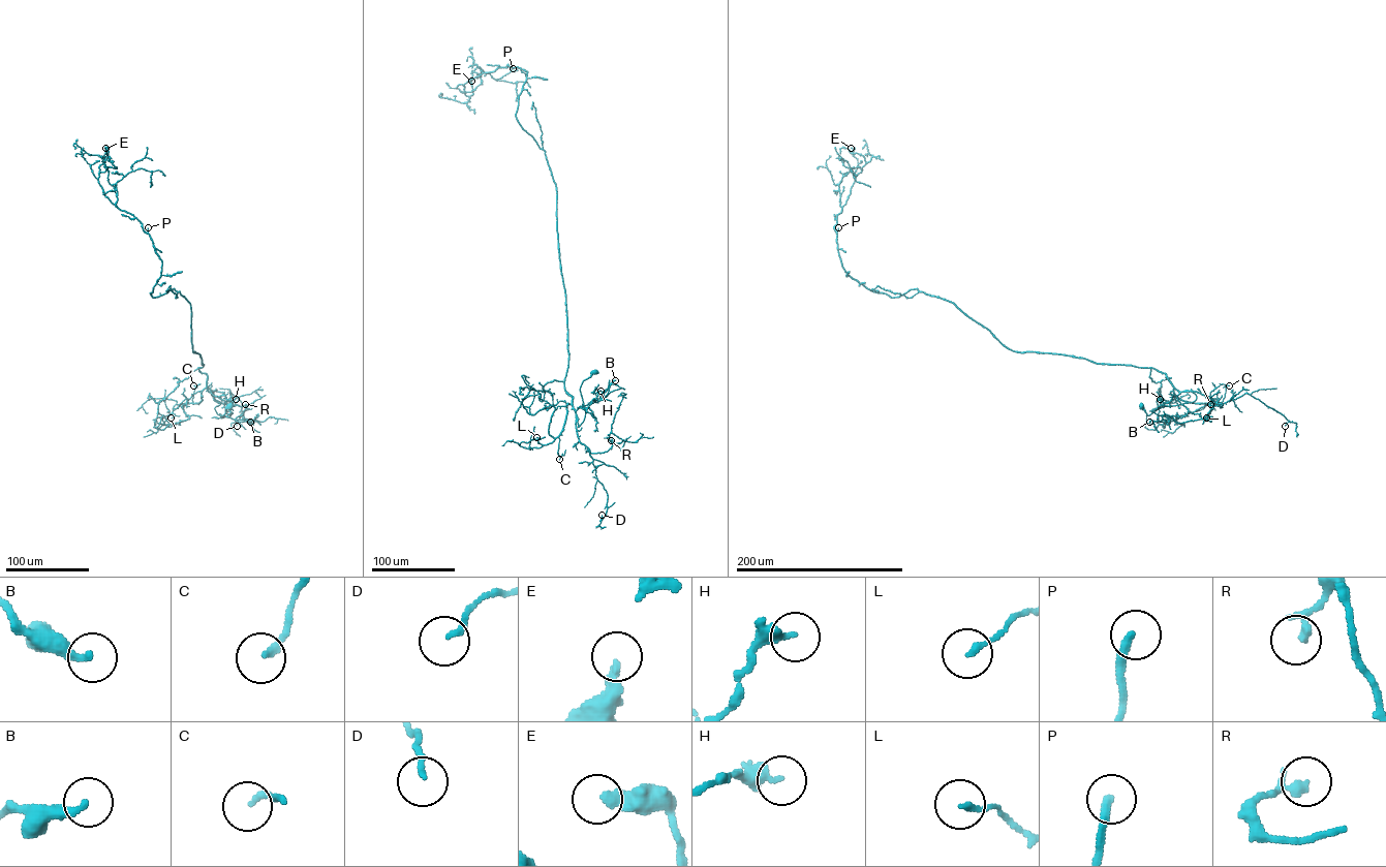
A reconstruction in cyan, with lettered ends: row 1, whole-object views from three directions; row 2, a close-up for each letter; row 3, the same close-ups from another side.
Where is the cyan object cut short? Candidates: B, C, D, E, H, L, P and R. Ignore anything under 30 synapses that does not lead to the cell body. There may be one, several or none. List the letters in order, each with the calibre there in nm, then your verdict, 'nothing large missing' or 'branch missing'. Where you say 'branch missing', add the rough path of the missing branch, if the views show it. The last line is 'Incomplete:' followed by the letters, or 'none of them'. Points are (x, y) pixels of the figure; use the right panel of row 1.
B: calibre 280 nm; nothing large missing
C: calibre 200 nm; nothing large missing
D: calibre 150 nm; nothing large missing
E: calibre 280 nm; nothing large missing
H: calibre 280 nm; nothing large missing
L: calibre 170 nm; nothing large missing
P: calibre 260 nm; branch missing; course (838, 227), (848, 203), (857, 191)
R: calibre 200 nm; nothing large missing
Incomplete: P

